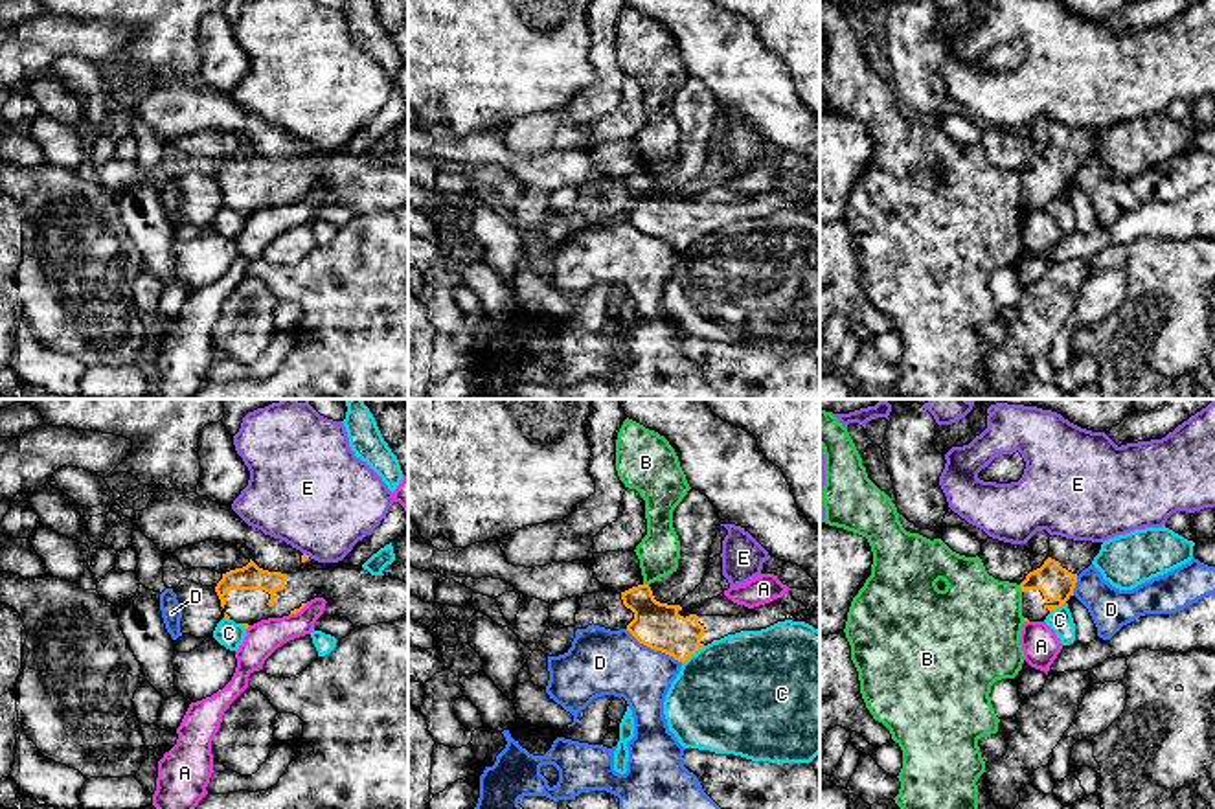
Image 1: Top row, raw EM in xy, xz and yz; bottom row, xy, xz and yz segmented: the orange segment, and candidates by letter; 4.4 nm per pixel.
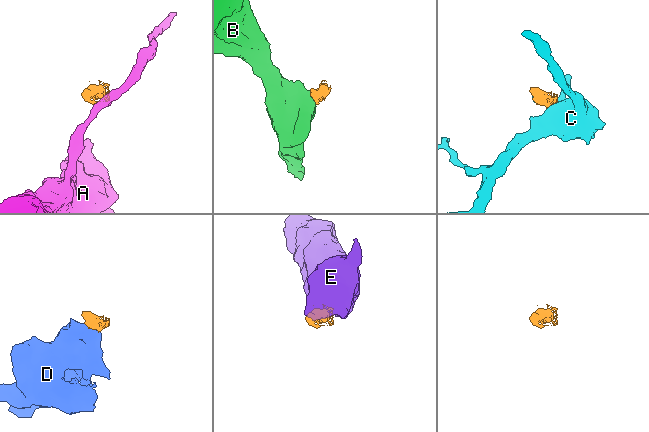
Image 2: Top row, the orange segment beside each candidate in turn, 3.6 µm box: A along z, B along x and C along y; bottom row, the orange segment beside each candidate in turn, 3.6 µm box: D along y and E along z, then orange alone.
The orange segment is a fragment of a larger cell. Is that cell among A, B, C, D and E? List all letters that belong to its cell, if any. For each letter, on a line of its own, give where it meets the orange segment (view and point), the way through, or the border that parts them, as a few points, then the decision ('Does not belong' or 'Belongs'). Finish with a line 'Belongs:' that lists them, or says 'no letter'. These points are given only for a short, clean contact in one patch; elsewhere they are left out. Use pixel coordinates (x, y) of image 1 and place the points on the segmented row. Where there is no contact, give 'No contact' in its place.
A: Touches orange at xy (298, 611). Boundary: xy (307, 603), (291, 615). Does not belong
B: Touches orange at yz (1021, 589). Boundary: yz (1019, 585), (1022, 591). Does not belong
C: Touches orange at xz (693, 653). Does not belong
D: Touches orange at xz (655, 649). Boundary: xz (625, 629), (640, 642), (682, 662). Does not belong
E: Touches orange at xy (307, 556). Boundary: xy (304, 552), (309, 556). Does not belong
Belongs: no letter

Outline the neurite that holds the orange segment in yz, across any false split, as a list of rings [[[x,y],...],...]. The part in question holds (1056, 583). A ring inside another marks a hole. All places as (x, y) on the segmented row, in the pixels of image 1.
[[[1050,537],[1050,557],[1020,583],[1024,621],[1044,621],[1072,596],[1077,575],[1088,568],[1103,542]]]

